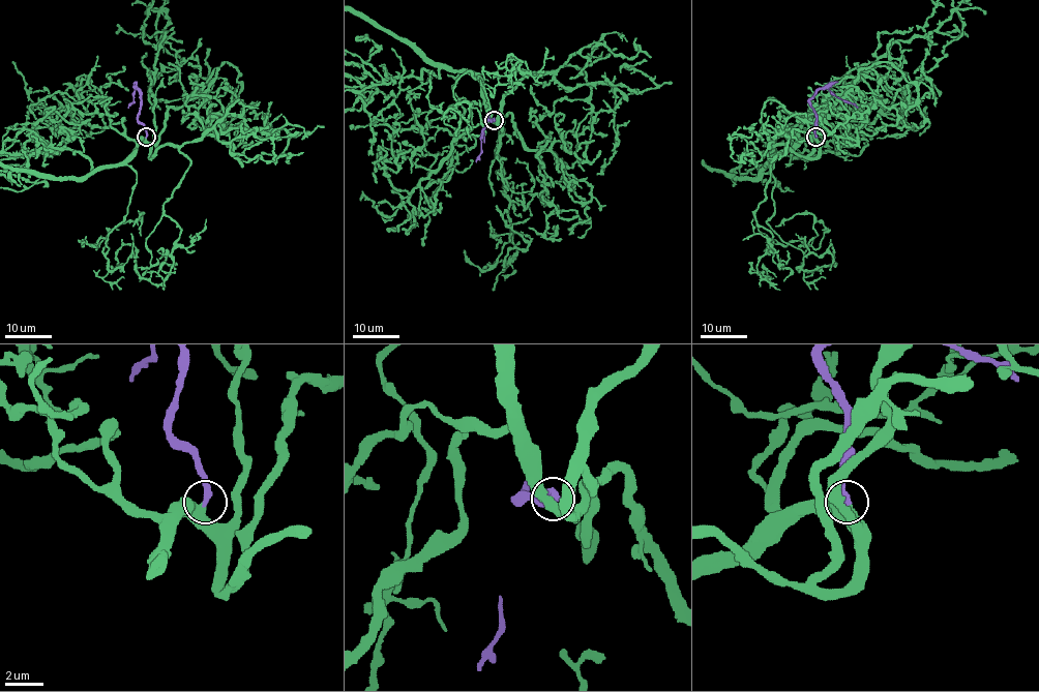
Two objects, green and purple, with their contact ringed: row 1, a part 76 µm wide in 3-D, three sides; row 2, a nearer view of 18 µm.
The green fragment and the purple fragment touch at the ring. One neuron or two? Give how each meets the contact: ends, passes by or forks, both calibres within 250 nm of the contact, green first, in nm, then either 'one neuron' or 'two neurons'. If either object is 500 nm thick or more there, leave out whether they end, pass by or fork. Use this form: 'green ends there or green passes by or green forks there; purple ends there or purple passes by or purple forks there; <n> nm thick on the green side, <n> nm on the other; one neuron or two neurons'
green passes by; purple ends there; 440 nm thick on the green side, 320 nm on the other; one neuron

